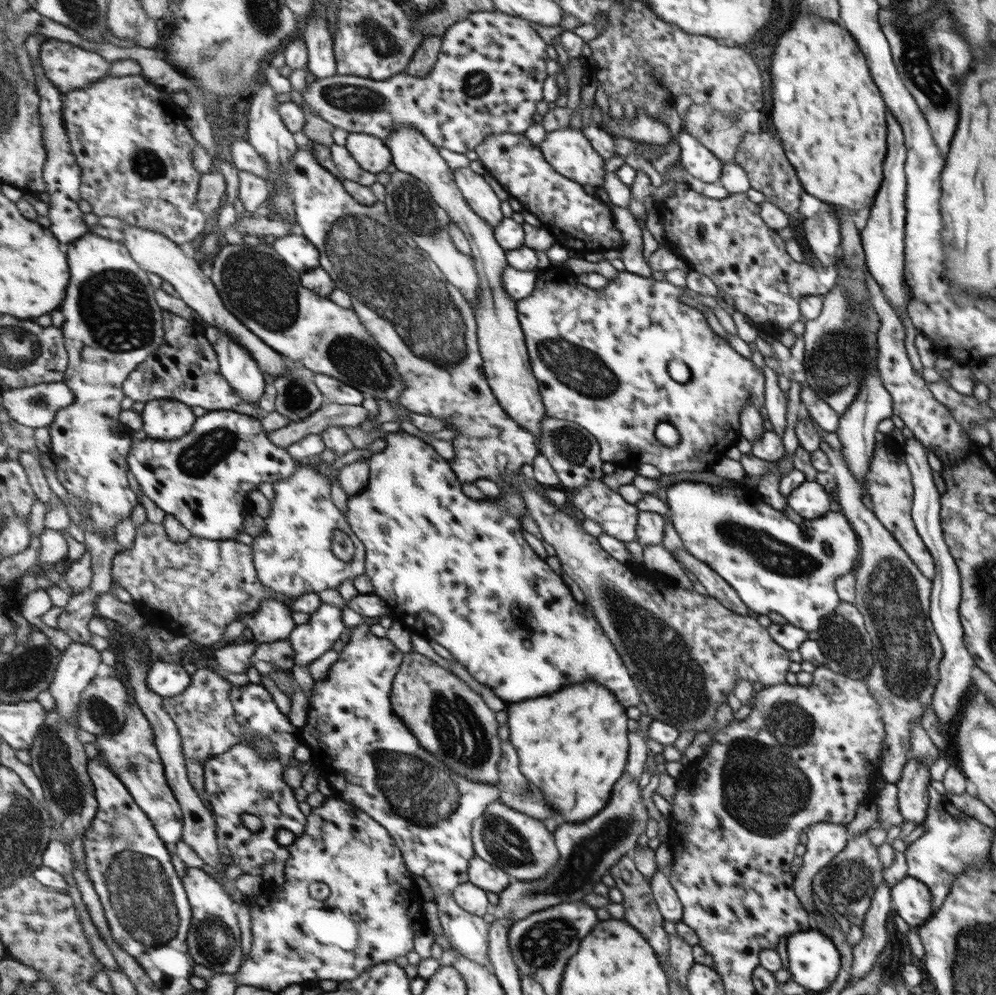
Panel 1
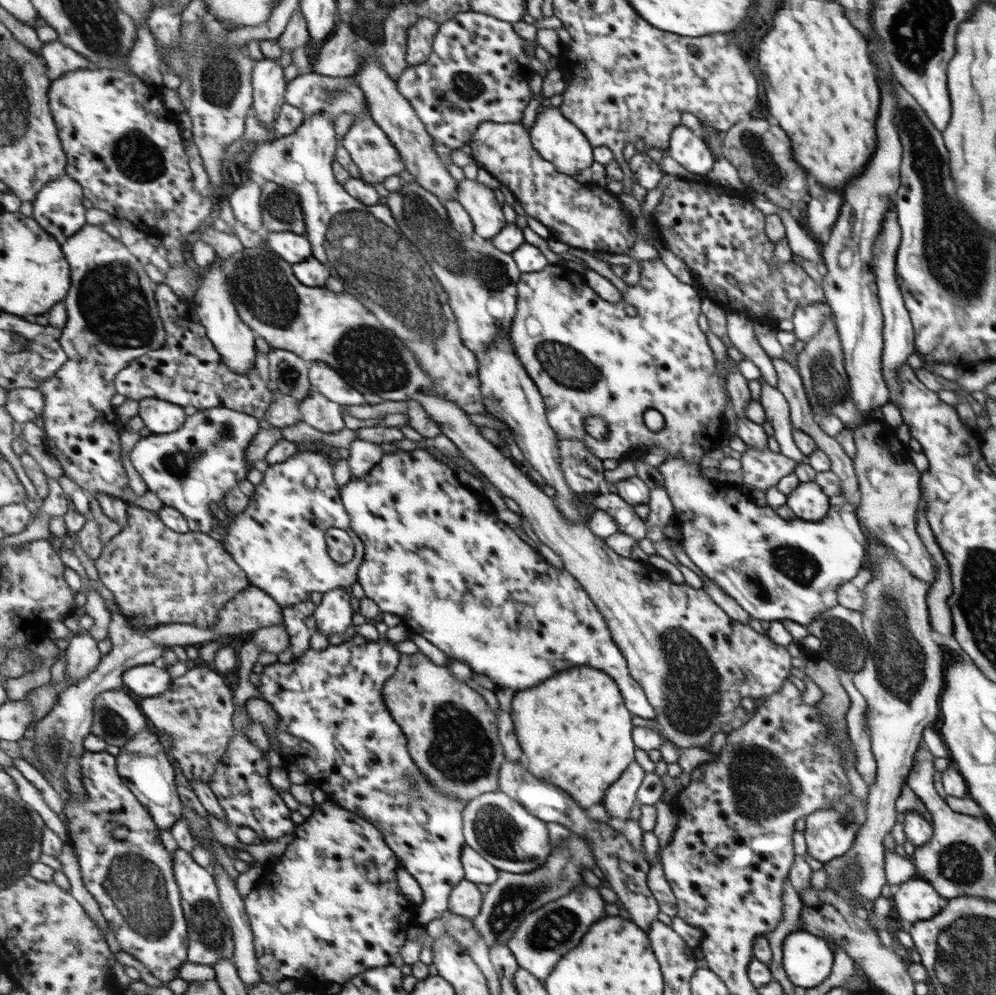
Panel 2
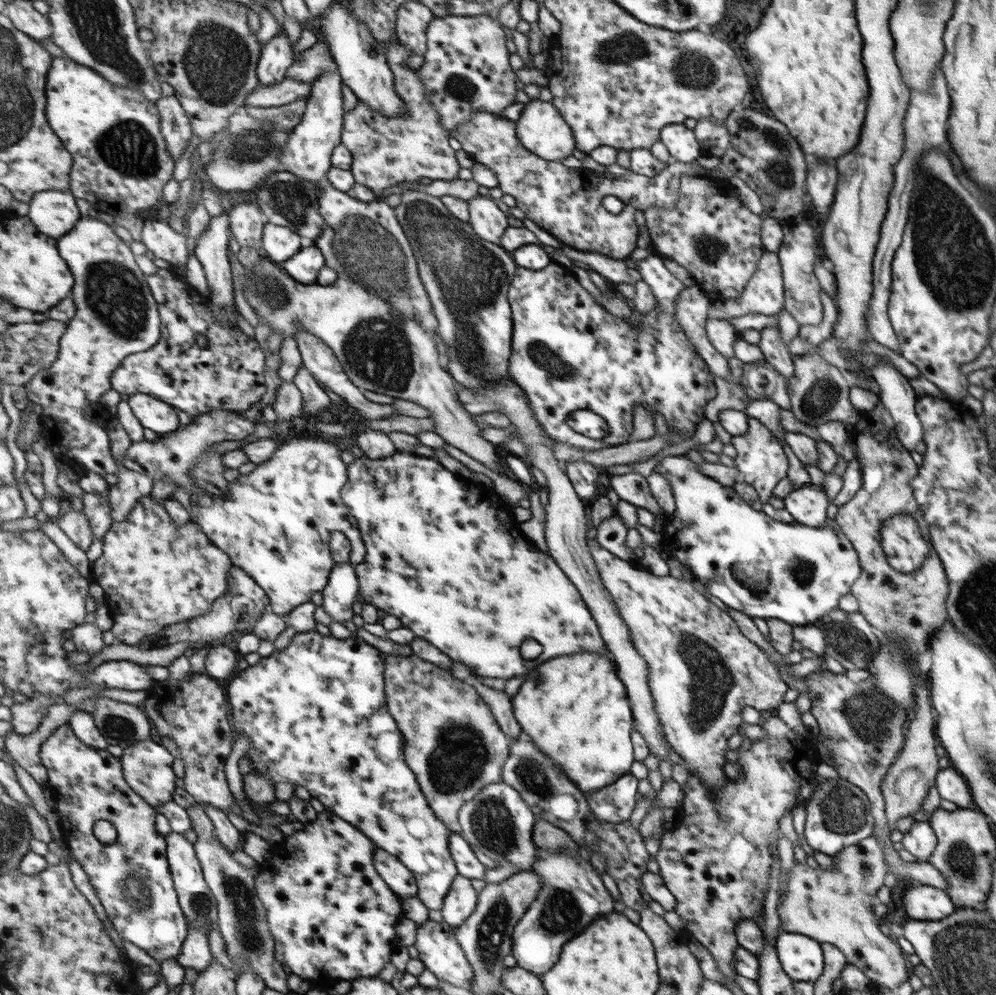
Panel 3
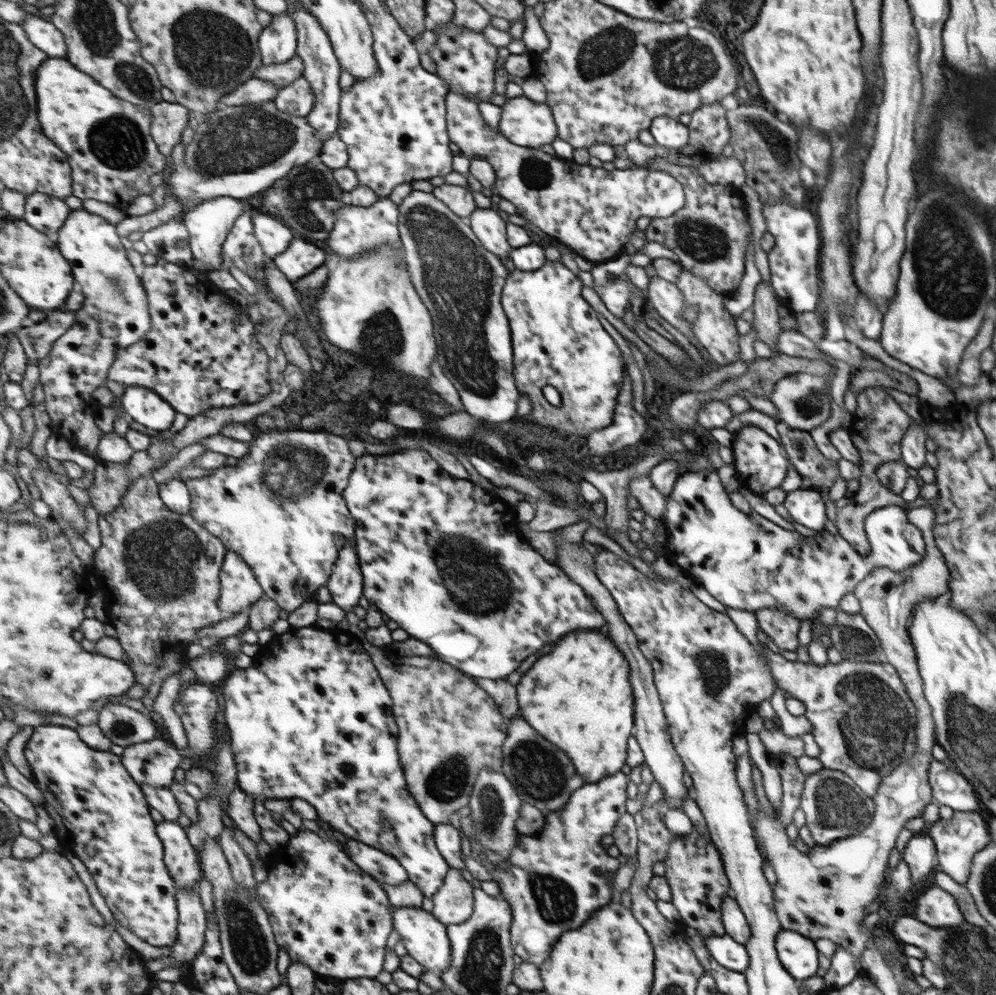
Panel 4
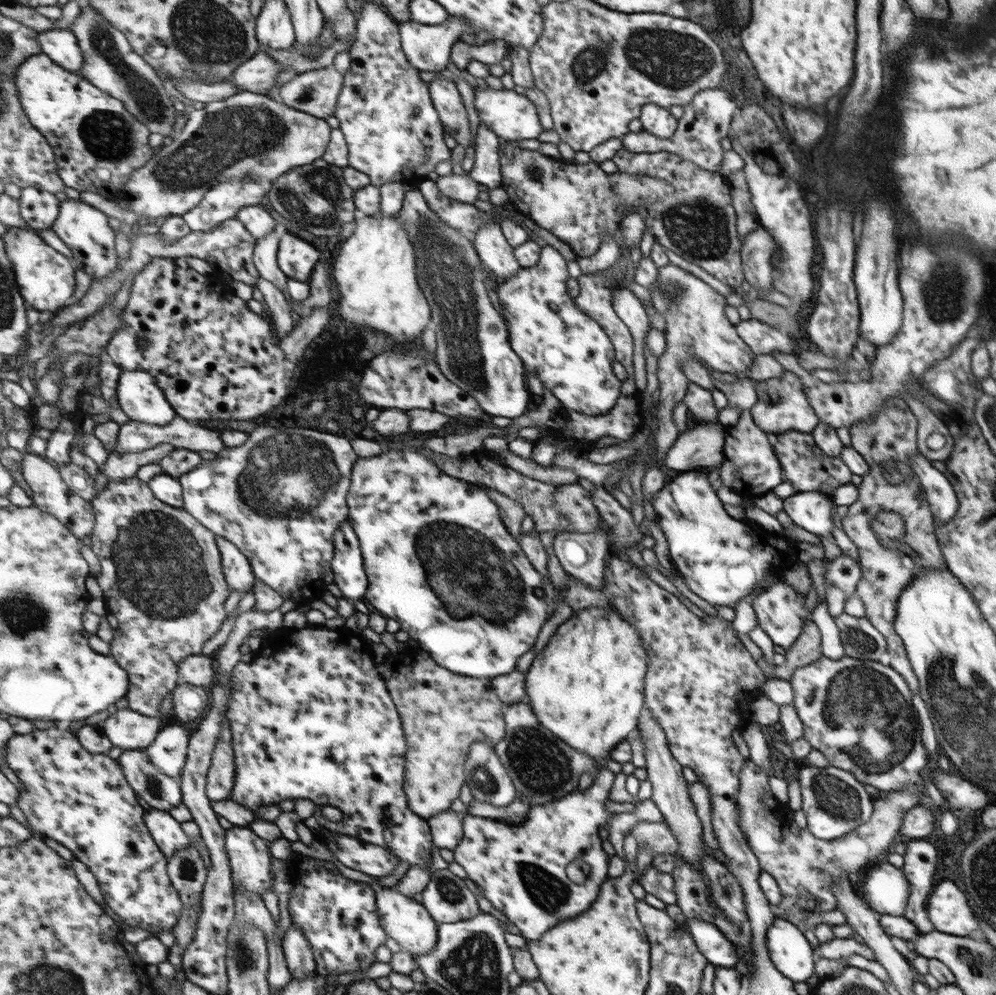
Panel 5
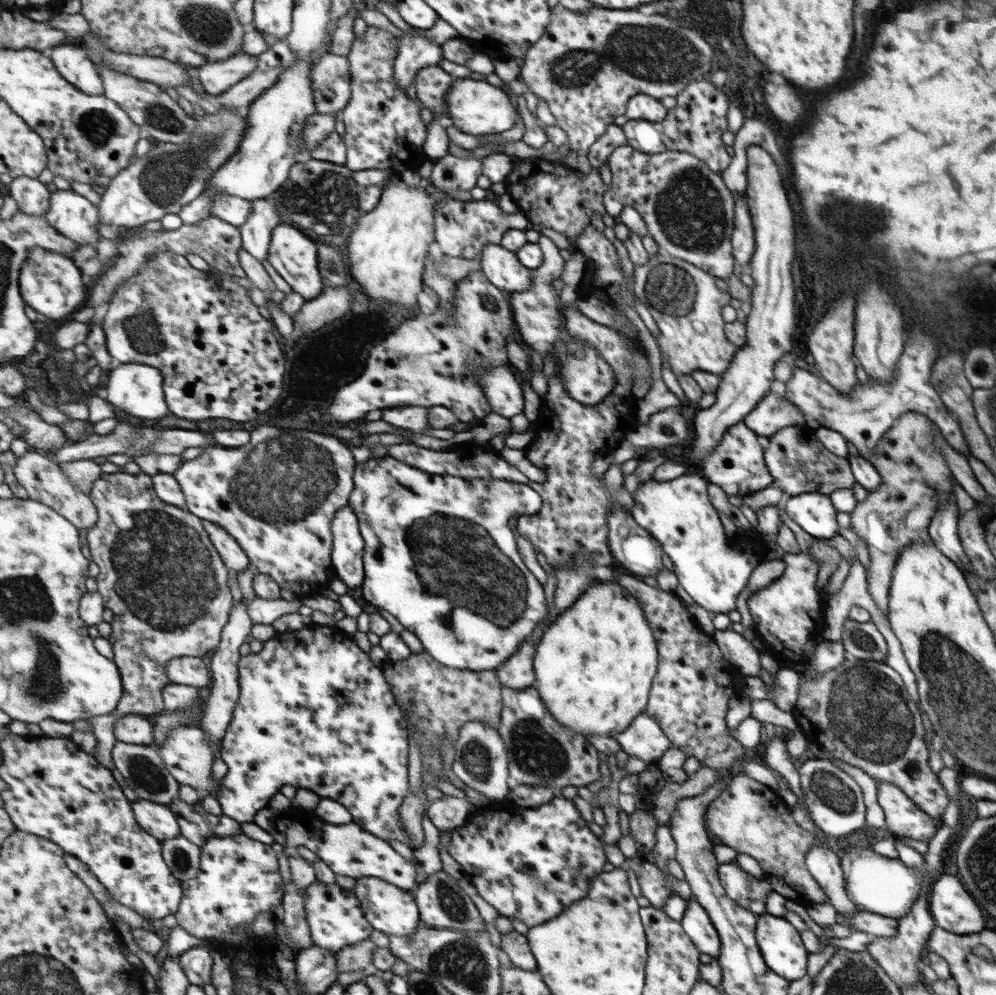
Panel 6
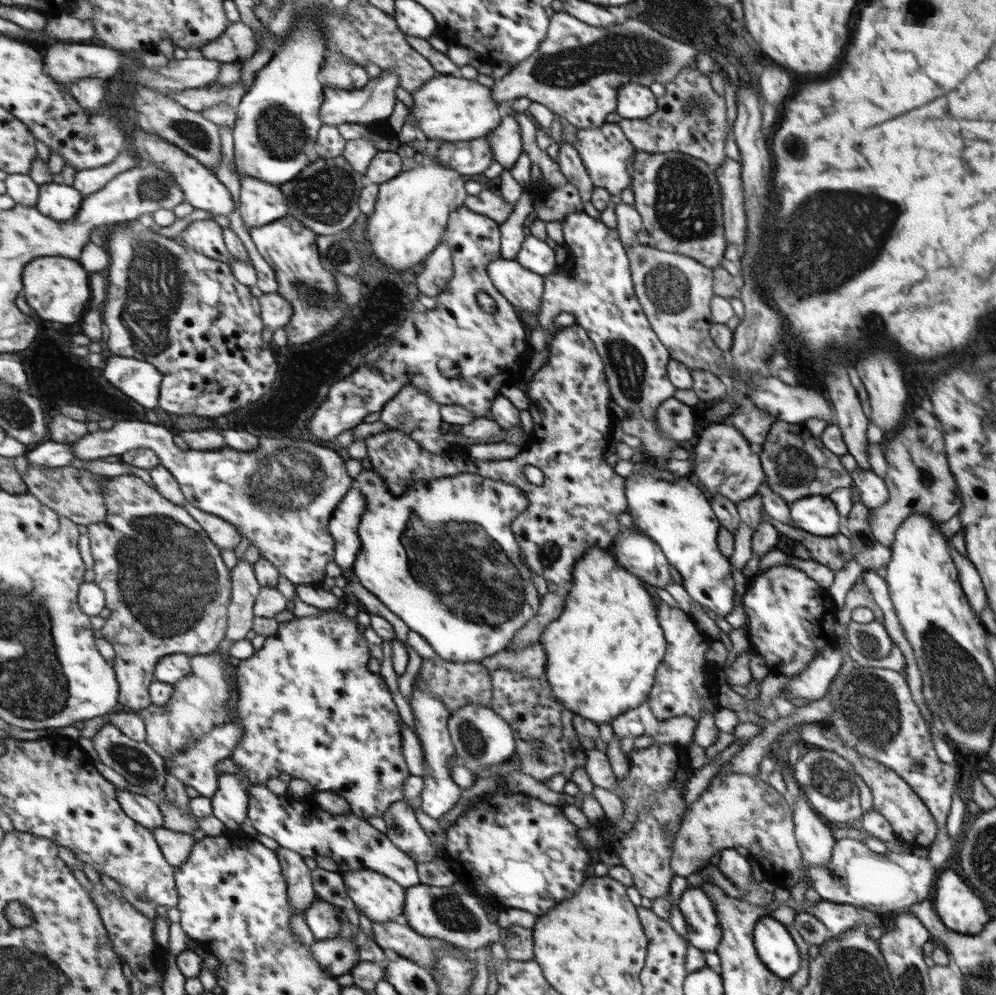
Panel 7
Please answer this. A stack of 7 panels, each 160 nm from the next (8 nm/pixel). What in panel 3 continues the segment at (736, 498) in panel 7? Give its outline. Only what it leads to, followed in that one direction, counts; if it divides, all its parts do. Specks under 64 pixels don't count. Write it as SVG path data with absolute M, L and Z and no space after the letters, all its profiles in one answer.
M748 418L747 432L739 436L731 435L730 443L736 451L733 463L743 482L750 484L758 494L758 500L765 504L772 495L773 487L786 477L788 469L787 458L776 438L755 418Z

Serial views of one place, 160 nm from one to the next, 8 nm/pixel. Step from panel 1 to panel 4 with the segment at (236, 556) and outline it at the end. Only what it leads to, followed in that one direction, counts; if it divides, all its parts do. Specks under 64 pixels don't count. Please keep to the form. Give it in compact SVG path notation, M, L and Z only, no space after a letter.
M151 474L142 476L139 480L135 480L135 484L129 486L128 491L124 495L122 503L113 511L107 514L99 515L98 519L99 530L101 532L101 546L95 550L94 564L99 575L105 580L105 586L107 586L107 596L104 604L106 605L107 623L110 623L116 629L116 637L120 640L123 648L128 654L128 662L131 668L134 669L137 682L145 688L145 693L142 696L142 704L150 712L149 717L152 720L161 720L162 716L156 711L156 698L160 694L160 690L164 686L165 680L167 680L172 674L180 671L184 666L185 652L187 652L187 646L196 642L198 632L202 628L208 626L215 626L221 619L224 618L224 613L220 609L219 600L221 596L222 582L221 572L224 571L224 560L228 554L228 548L225 546L224 541L219 540L209 529L204 525L199 524L193 516L190 514L181 514L179 512L173 512L168 505L164 503L162 496L160 495L160 485L153 480Z

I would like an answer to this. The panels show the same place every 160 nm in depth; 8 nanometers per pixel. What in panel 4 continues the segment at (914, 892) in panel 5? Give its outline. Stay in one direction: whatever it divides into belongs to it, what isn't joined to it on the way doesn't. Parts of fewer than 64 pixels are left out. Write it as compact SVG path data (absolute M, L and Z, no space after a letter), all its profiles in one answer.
M913 833L905 844L902 852L902 861L909 867L913 886L919 886L935 864L936 850L933 840L927 834Z

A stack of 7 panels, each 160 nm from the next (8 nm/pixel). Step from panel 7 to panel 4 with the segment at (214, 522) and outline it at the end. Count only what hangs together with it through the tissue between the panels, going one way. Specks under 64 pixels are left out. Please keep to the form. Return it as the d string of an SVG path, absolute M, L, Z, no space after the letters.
M228 550L220 576L222 589L219 605L224 617L249 612L250 607L266 594L252 568L240 554L231 550Z

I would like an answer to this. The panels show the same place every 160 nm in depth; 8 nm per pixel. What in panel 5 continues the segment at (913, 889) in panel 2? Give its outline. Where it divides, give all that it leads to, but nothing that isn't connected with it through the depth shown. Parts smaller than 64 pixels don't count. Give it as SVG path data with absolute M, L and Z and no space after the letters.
M947 880L931 889L926 913L932 927L939 932L963 937L979 928L977 916L971 914L963 892Z

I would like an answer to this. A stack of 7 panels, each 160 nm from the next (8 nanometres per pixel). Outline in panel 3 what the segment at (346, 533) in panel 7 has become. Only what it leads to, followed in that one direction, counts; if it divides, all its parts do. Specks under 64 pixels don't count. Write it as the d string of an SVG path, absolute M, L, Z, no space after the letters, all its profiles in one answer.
M349 563L337 564L332 571L328 586L321 592L321 606L339 623L353 620L355 596L360 594L360 579L355 566Z

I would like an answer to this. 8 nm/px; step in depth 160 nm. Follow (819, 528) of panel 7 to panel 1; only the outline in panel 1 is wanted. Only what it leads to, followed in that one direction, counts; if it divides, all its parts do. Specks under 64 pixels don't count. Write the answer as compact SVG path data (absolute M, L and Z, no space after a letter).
M815 481L802 482L786 496L786 504L803 519L814 519L829 510L829 500Z

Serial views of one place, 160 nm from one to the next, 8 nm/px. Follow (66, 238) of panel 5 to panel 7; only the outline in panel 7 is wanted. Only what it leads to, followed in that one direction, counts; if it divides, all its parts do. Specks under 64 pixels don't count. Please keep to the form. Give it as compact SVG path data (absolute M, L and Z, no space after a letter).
M53 182L41 185L40 199L36 207L45 216L67 221L76 218L84 199L82 192L73 185Z

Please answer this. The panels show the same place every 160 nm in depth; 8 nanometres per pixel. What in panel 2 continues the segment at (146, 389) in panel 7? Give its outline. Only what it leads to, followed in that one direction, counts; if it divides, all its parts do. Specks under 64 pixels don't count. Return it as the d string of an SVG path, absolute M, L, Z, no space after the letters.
M145 398L139 401L139 416L154 435L178 432L188 419L180 404L157 398Z

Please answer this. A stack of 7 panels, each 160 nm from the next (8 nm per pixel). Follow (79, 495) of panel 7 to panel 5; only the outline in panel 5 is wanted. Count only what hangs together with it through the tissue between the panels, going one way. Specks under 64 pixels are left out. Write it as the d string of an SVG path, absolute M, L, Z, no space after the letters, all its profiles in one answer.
M29 450L24 458L24 475L34 492L31 497L34 498L36 505L43 512L56 516L65 526L71 529L75 536L81 539L85 536L91 536L96 527L96 511L93 503L85 500L85 497L79 496L64 481L57 464Z

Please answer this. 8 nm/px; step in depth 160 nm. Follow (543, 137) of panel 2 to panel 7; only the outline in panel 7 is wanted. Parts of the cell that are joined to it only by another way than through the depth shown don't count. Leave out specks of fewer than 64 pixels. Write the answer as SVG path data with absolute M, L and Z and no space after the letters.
M439 74L425 87L411 93L413 105L409 114L417 121L420 137L438 138L444 142L470 141L493 132L504 122L505 114L491 94L491 88L467 78Z

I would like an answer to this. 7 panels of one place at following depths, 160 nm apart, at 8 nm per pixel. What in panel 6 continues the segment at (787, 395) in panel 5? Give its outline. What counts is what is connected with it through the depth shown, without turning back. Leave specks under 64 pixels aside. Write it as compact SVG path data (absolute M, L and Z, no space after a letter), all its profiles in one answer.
M767 391L741 422L756 436L770 437L786 427L804 427L805 416L785 393Z

